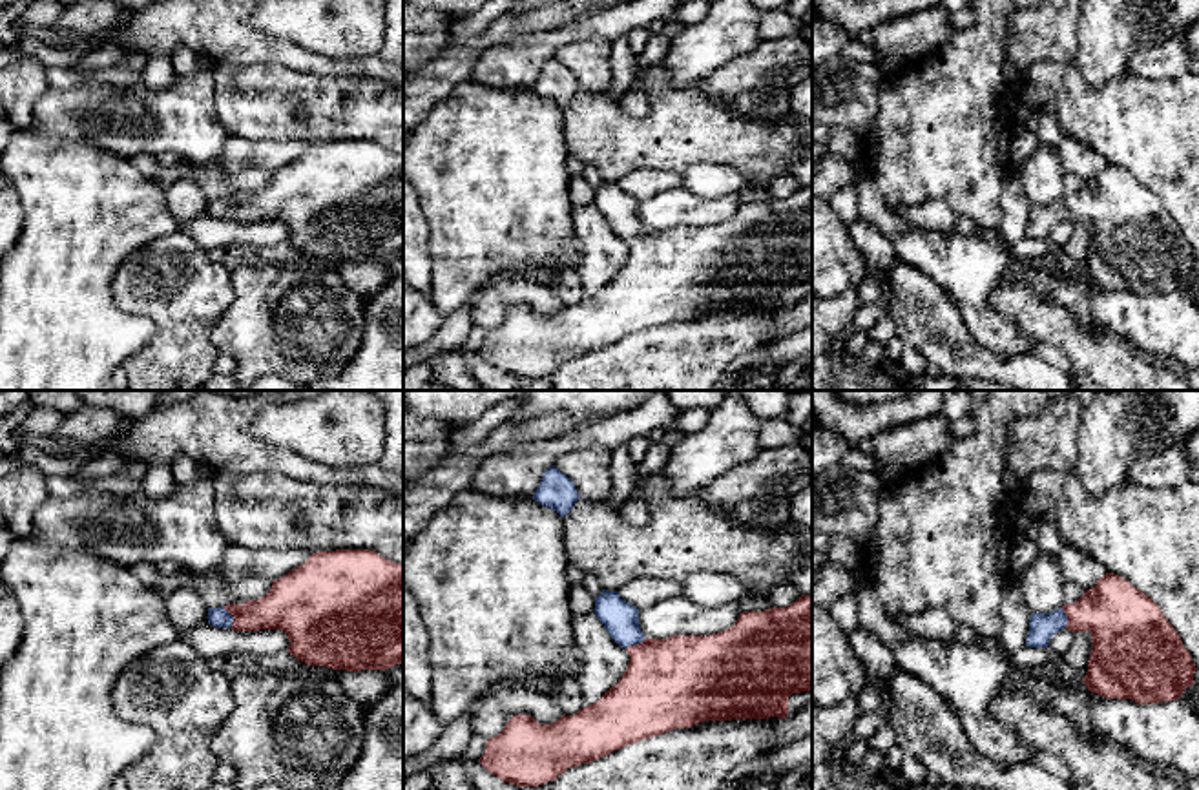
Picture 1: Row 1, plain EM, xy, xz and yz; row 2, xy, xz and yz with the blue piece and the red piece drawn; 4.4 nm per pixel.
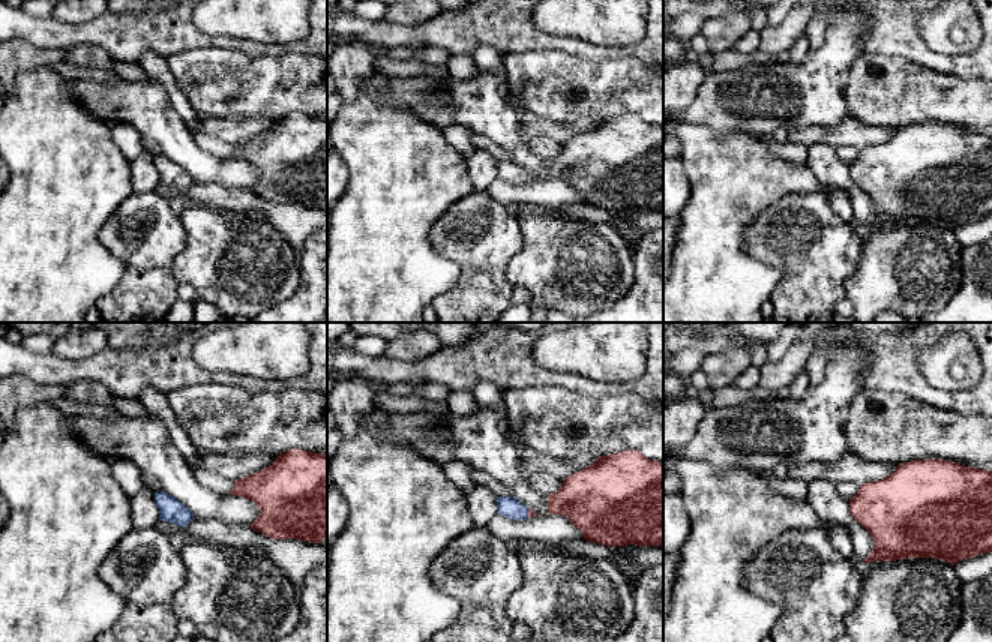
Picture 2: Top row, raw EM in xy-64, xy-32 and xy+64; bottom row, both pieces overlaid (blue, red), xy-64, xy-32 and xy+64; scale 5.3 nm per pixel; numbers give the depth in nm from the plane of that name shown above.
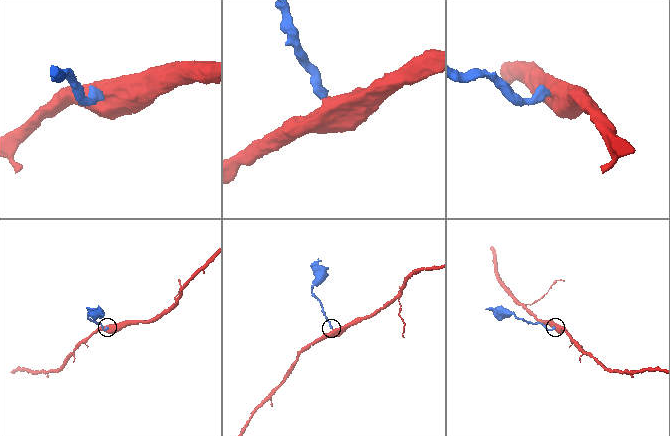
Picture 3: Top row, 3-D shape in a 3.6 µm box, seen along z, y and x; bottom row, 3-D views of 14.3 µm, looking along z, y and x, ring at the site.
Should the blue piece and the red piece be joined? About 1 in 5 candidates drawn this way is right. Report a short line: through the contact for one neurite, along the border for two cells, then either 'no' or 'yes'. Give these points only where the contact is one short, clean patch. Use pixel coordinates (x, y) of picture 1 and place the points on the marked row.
line xy (219, 617), (232, 617), (249, 617), (287, 606); yes

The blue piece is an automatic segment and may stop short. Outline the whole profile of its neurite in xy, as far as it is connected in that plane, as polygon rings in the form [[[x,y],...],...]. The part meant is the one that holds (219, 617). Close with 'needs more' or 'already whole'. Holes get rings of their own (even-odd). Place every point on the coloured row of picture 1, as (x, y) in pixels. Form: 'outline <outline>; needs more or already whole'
outline [[[370,549],[318,551],[272,580],[270,591],[261,598],[208,608],[208,624],[237,631],[281,629],[290,640],[288,653],[308,666],[347,671],[387,670],[403,662],[403,566]]]; needs more

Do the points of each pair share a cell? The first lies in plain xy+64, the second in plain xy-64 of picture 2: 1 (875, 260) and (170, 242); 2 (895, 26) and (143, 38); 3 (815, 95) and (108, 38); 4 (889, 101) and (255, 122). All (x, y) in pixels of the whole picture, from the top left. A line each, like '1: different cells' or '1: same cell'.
1: different cells
2: same cell
3: different cells
4: different cells

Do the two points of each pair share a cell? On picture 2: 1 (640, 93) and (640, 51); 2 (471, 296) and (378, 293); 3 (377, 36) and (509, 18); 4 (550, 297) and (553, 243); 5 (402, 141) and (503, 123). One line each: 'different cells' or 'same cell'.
1: different cells
2: different cells
3: same cell
4: same cell
5: different cells

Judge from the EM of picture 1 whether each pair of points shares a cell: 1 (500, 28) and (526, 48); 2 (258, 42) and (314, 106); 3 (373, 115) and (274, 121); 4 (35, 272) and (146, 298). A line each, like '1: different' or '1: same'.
1: different
2: different
3: same
4: different

